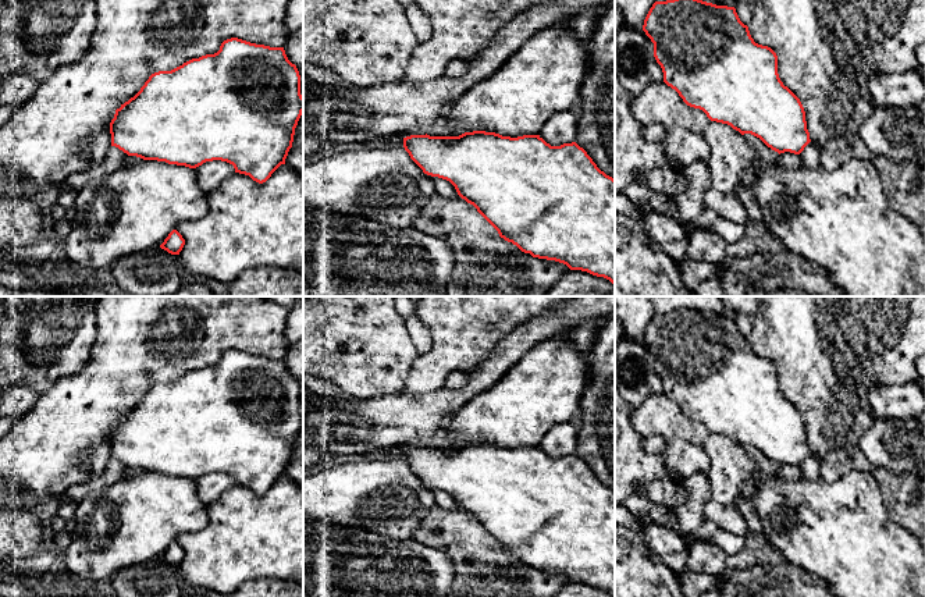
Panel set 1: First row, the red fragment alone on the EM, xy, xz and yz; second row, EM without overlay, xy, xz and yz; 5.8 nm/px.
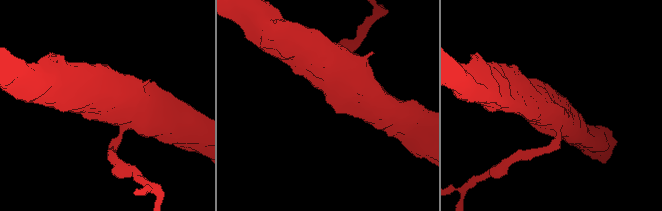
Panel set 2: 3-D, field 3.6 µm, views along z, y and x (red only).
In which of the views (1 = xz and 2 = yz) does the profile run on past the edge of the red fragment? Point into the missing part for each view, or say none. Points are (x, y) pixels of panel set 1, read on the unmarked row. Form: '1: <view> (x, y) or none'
1: none
2: none

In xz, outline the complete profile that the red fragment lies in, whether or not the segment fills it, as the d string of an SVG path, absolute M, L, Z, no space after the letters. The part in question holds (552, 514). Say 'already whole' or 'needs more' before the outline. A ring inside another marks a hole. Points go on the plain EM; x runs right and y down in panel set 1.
already whole; M473 443L459 448L410 447L403 459L424 486L449 493L499 548L533 569L604 589L615 597L615 491L601 483L576 454L551 458L540 447L517 449Z

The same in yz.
already whole; M686 308L655 313L644 331L643 342L654 355L654 369L662 380L663 394L675 401L687 417L702 422L711 433L727 436L741 447L751 445L759 449L779 466L800 466L811 454L804 419L779 390L776 365L754 353L734 319Z

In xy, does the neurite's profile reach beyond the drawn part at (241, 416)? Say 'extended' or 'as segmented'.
as segmented

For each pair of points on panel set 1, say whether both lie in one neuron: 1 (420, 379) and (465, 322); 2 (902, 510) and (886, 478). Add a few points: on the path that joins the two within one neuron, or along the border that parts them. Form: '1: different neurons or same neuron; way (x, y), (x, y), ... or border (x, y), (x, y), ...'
1: same neuron; way (434, 365), (463, 336)
2: same neuron; way (902, 501), (902, 494), (893, 486)

